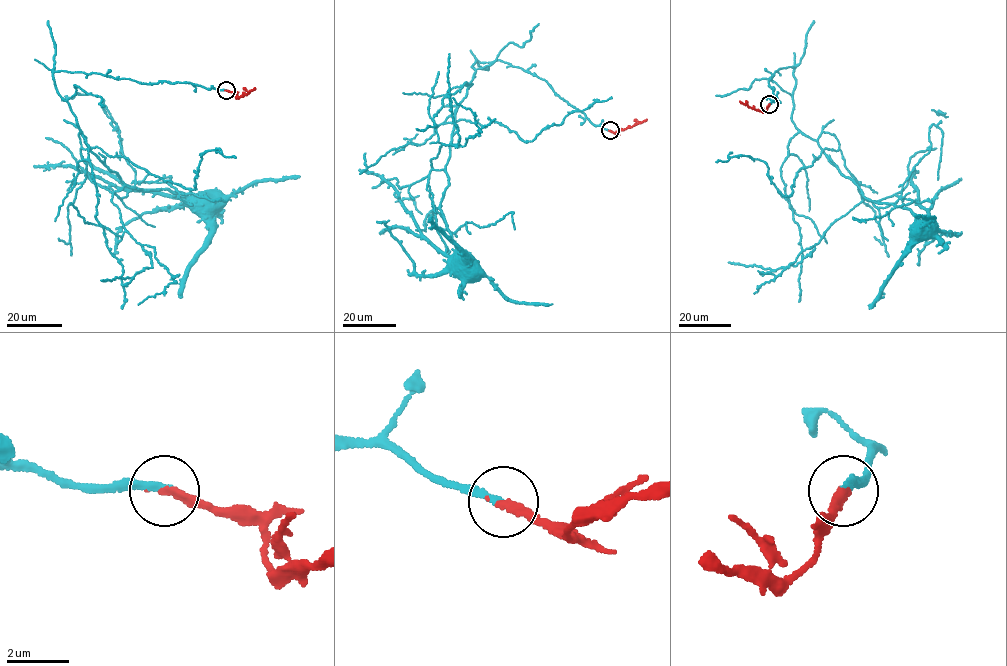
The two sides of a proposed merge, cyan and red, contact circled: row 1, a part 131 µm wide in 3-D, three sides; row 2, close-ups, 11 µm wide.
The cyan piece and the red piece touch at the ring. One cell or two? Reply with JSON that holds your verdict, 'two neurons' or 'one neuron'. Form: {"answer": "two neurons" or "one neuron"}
{"answer": "one neuron"}

